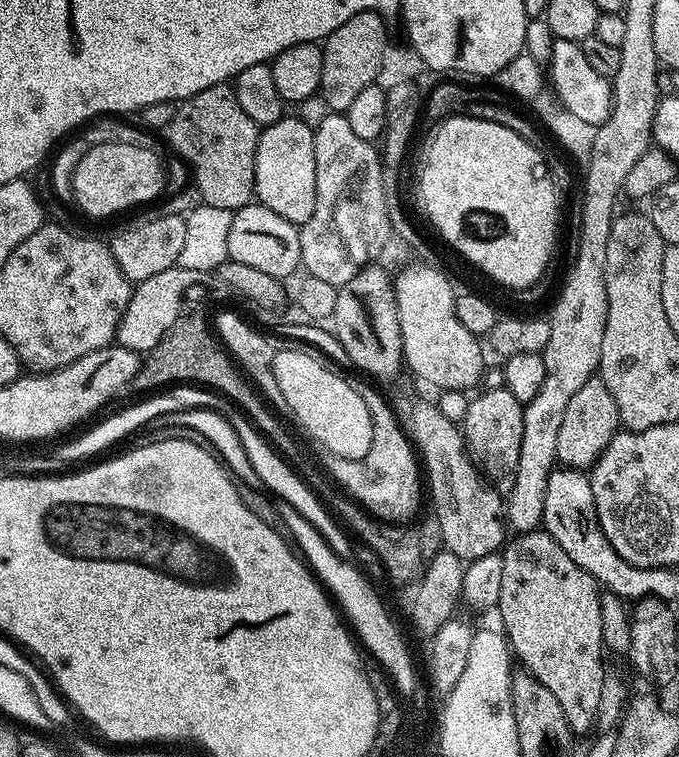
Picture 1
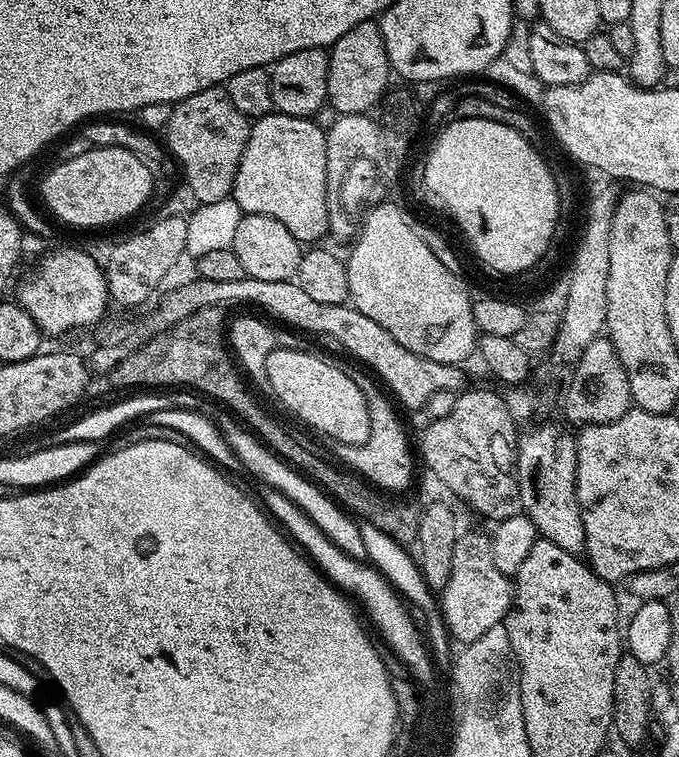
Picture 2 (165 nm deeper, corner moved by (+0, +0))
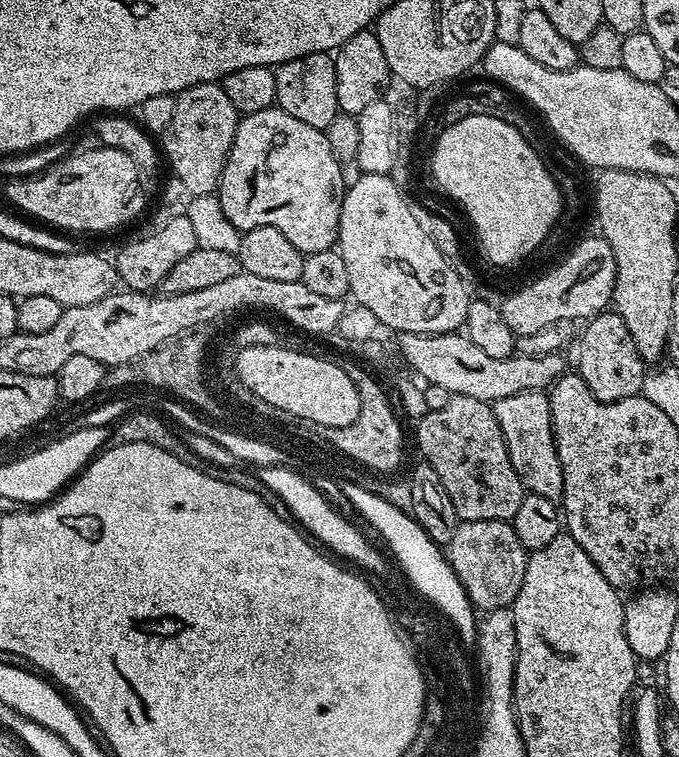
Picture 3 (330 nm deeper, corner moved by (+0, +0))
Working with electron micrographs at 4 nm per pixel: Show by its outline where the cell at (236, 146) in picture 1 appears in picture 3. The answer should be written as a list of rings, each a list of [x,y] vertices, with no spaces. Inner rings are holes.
[[[219,83],[190,86],[176,96],[174,118],[162,134],[162,156],[167,167],[172,167],[171,175],[181,179],[193,197],[210,196],[219,189],[237,123],[234,102],[226,98],[226,90]]]

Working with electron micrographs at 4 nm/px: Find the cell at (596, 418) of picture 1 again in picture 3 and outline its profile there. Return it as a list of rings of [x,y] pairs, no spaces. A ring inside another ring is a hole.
[[[605,310],[591,317],[583,325],[578,336],[579,340],[578,375],[582,378],[582,382],[586,382],[586,386],[590,386],[590,394],[594,394],[594,398],[602,402],[618,402],[622,398],[643,393],[646,375],[644,359],[642,354],[638,354],[638,346],[634,346],[634,338],[630,335],[626,322],[622,322],[622,318],[615,310]]]

